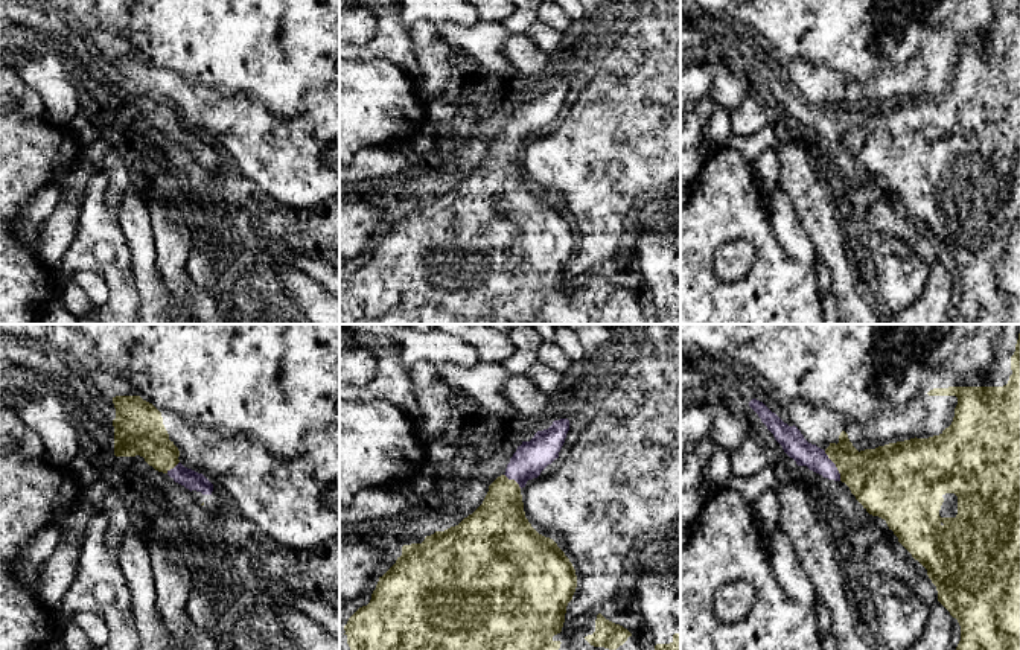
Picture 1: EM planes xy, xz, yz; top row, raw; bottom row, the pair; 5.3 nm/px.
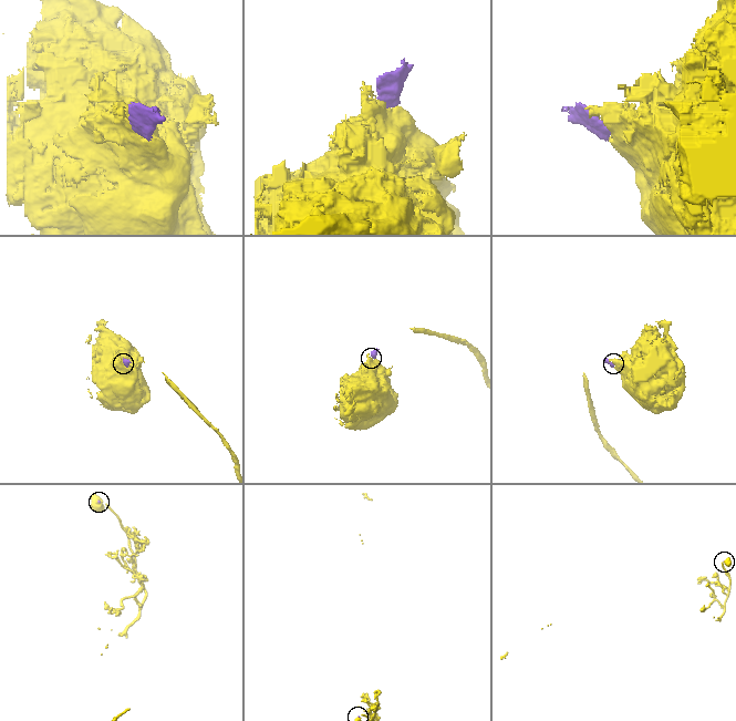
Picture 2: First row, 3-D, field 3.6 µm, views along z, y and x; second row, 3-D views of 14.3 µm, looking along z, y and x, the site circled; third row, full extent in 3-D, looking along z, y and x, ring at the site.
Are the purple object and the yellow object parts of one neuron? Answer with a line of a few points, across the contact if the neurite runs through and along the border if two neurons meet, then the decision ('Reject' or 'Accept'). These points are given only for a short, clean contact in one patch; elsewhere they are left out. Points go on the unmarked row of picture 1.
Line: yz (793, 102), (804, 113), (835, 125), (851, 125), (880, 137). Accept

